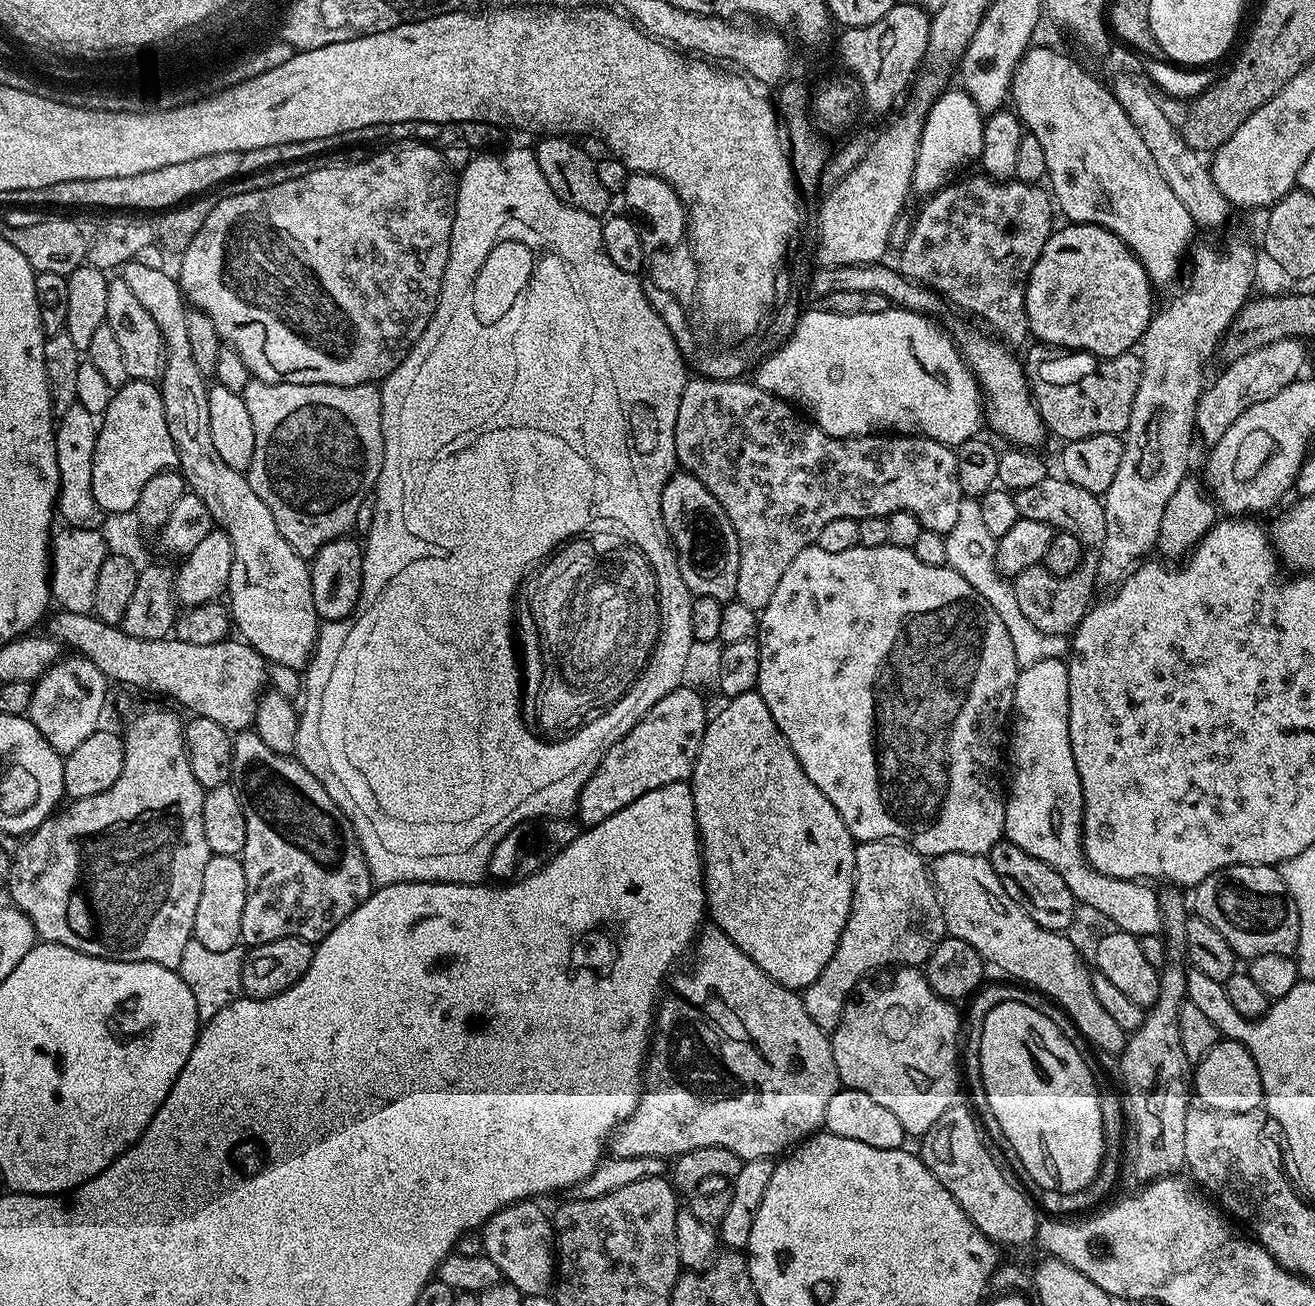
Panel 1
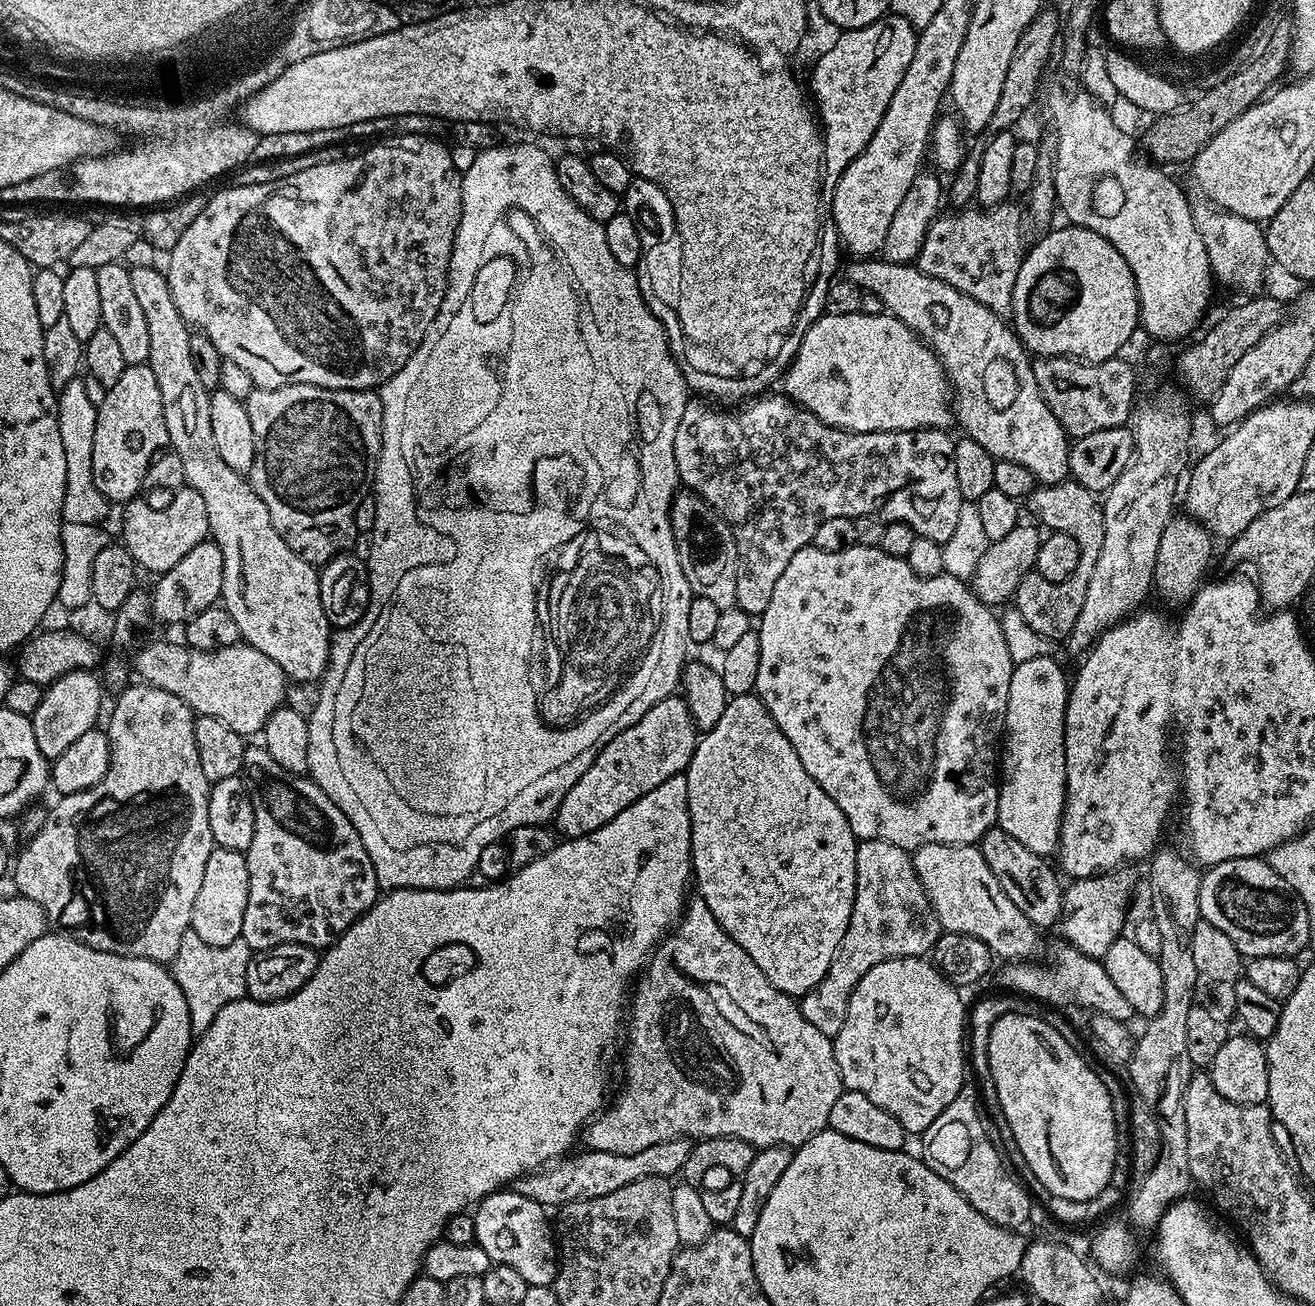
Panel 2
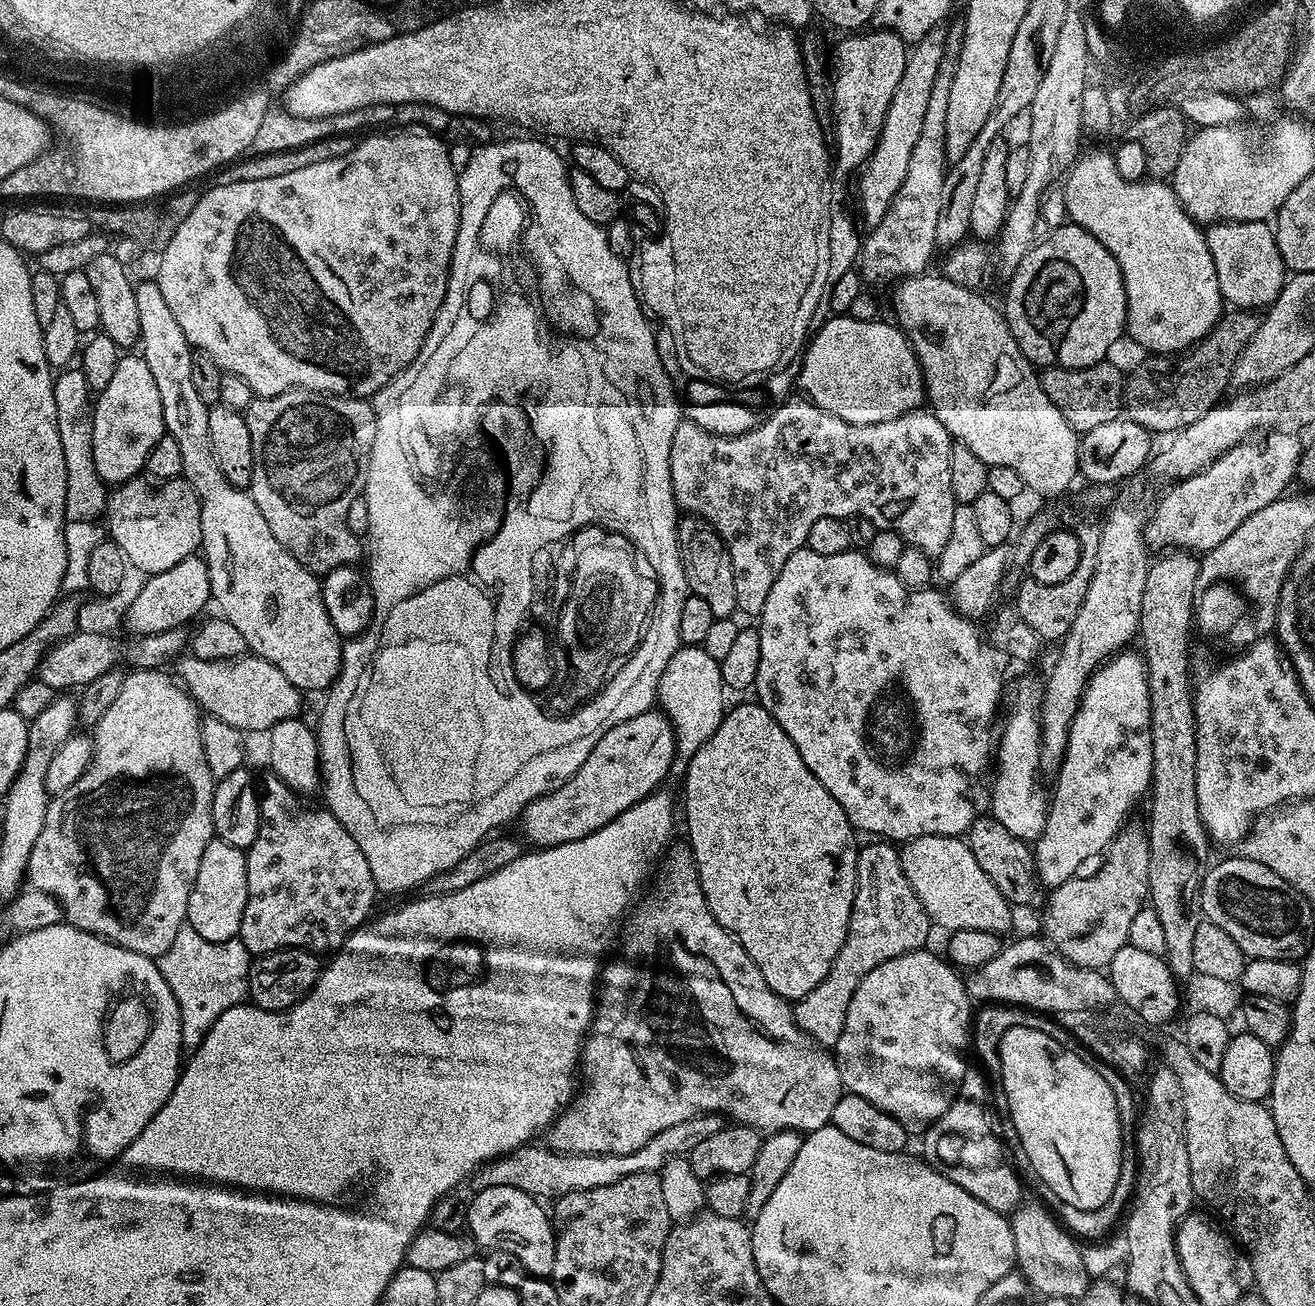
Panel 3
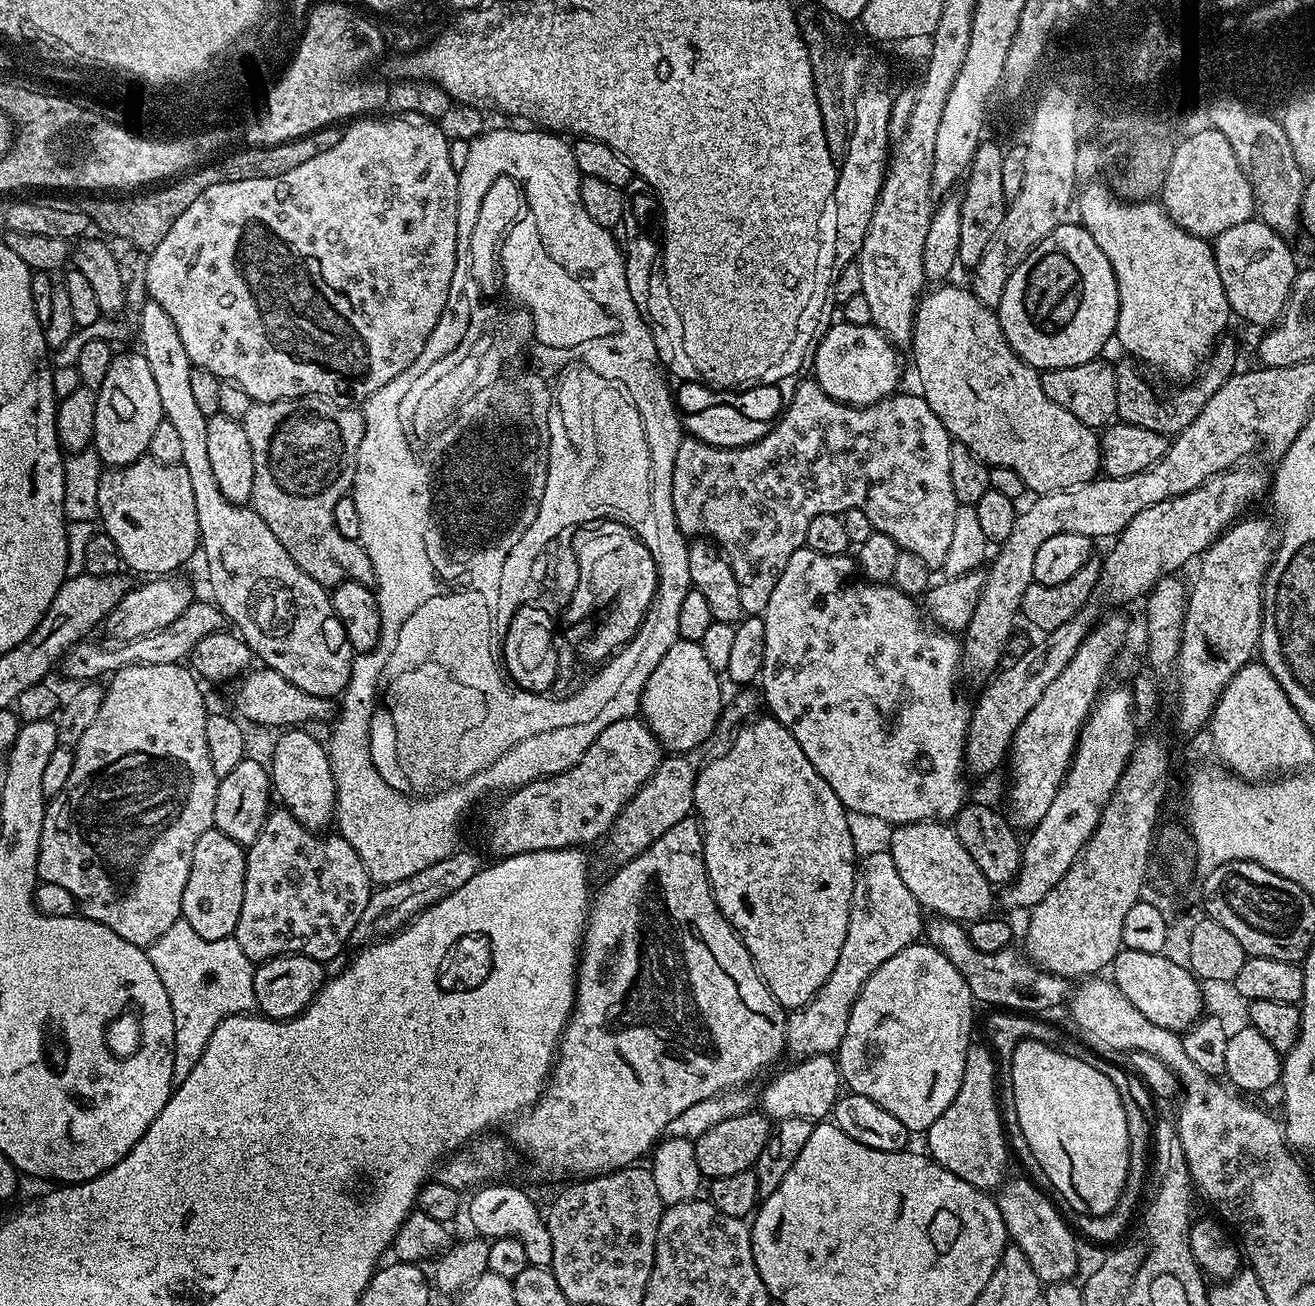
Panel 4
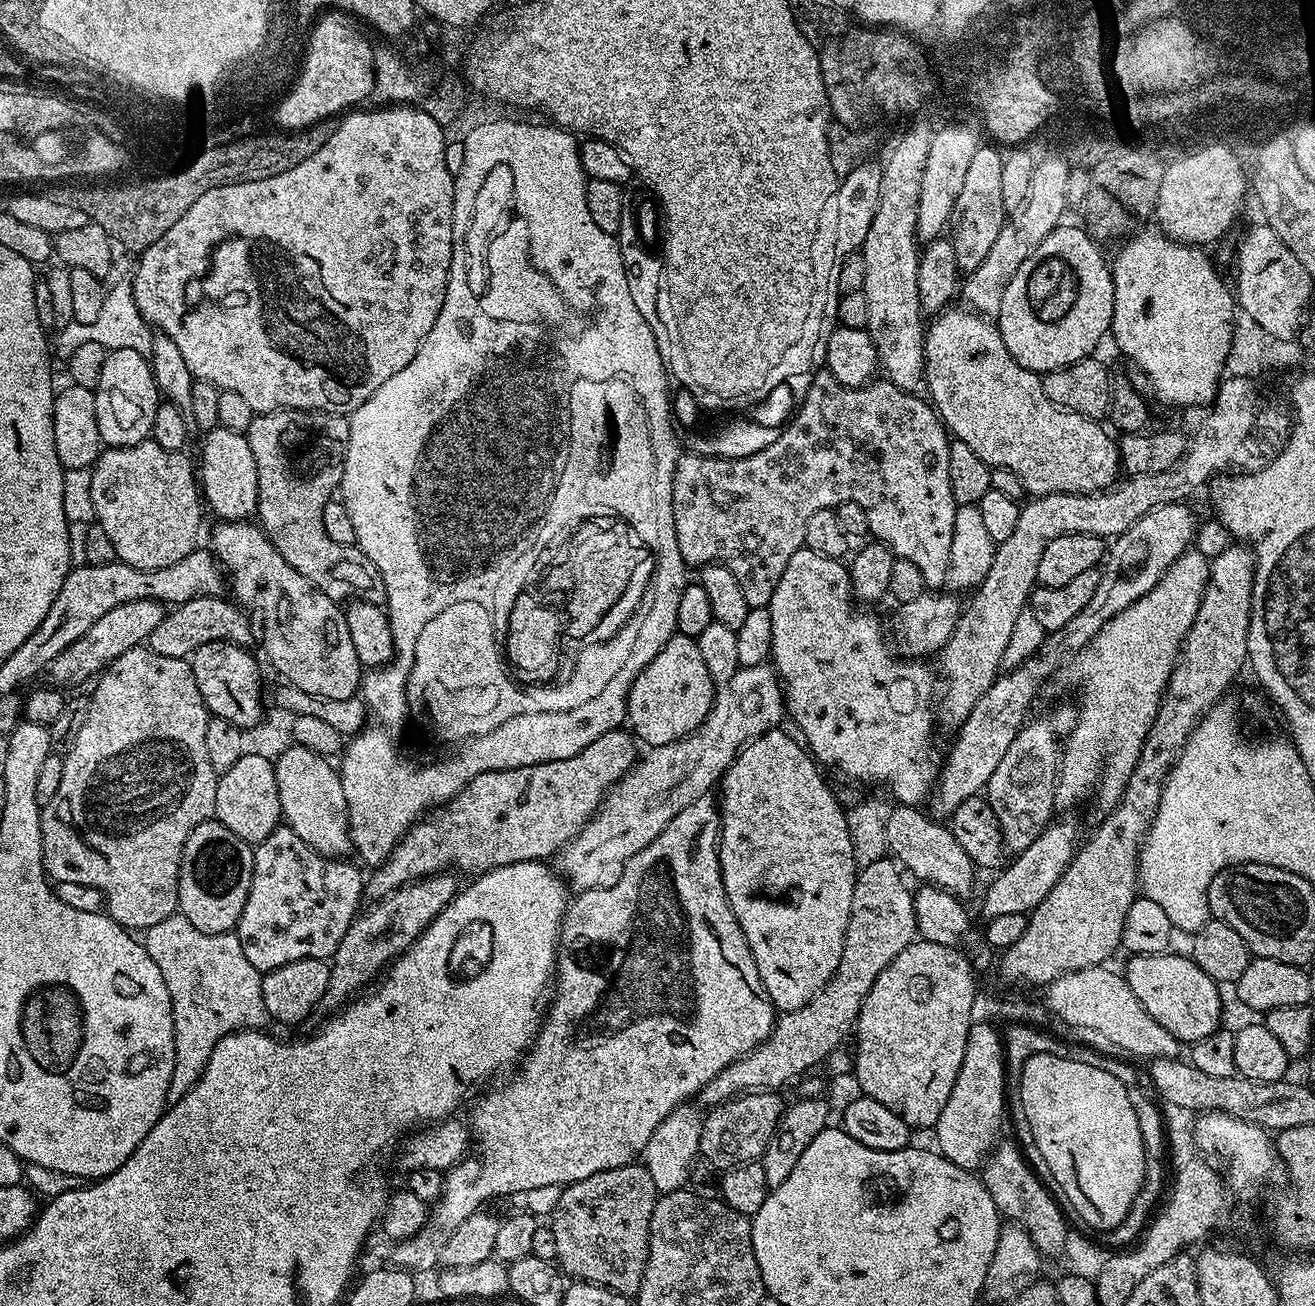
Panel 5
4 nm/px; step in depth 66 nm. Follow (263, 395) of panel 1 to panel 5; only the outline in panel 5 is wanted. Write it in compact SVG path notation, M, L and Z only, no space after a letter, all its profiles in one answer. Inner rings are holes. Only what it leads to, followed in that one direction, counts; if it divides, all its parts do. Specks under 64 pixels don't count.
M293 408L253 415L246 435L258 466L256 516L274 550L278 550L278 554L282 554L282 558L286 558L286 562L306 578L306 582L322 590L326 598L337 602L361 600L383 605L388 599L388 591L378 566L374 566L356 544L339 544L331 540L326 534L326 526L322 526L322 510L326 510L326 502L334 499L344 473L344 450L350 438L348 422L349 417L339 412L307 412Z

